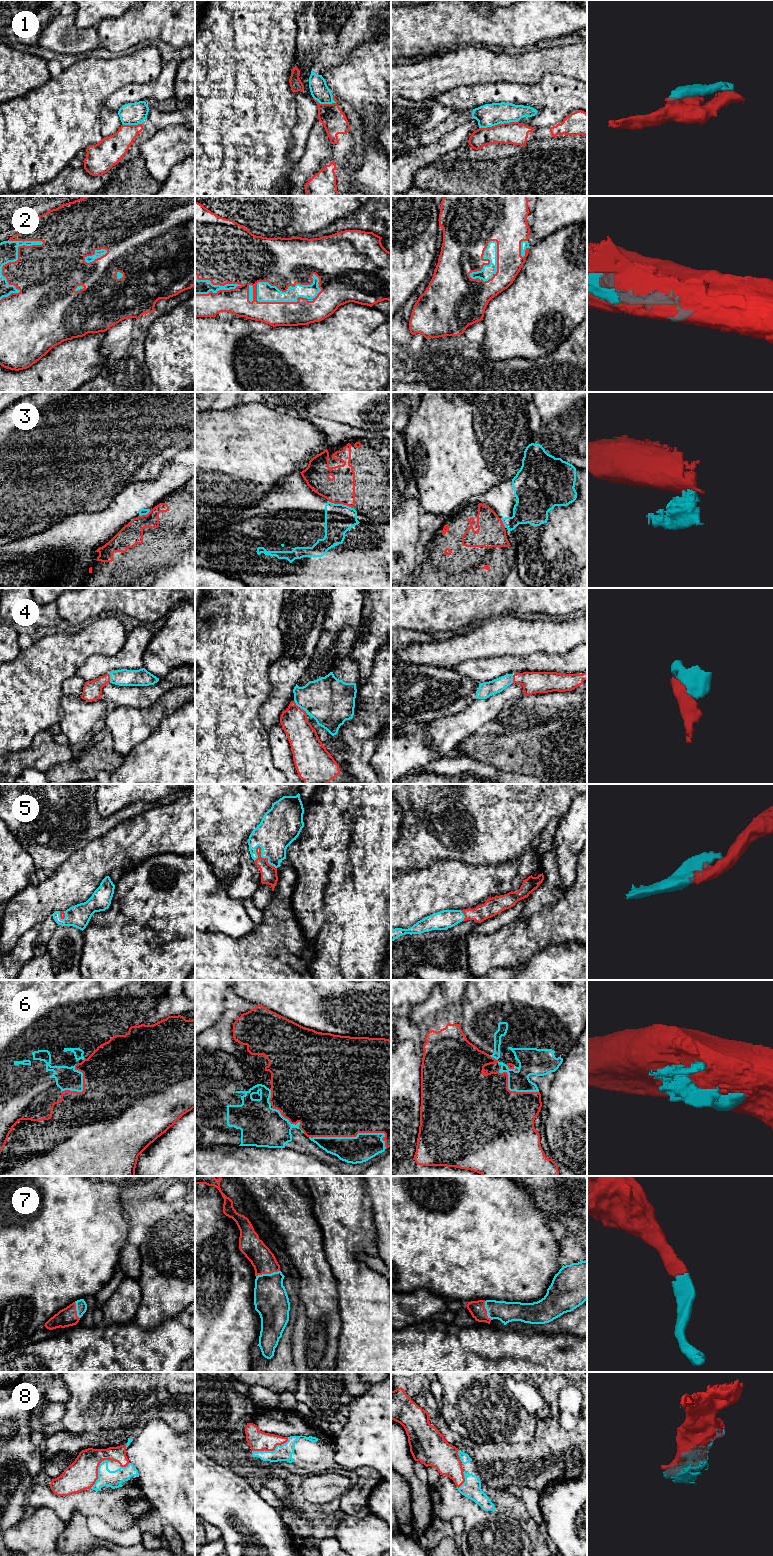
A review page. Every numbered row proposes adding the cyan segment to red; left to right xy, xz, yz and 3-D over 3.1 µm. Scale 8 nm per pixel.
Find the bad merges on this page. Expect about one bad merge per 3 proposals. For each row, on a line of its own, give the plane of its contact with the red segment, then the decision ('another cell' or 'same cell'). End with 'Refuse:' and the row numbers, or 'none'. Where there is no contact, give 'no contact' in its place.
1: yz | another cell
2: xz | same cell
3: xz | another cell
4: xz | same cell
5: xz | same cell
6: xz | same cell
7: xz | same cell
8: xz | same cell
Refuse: 1, 3

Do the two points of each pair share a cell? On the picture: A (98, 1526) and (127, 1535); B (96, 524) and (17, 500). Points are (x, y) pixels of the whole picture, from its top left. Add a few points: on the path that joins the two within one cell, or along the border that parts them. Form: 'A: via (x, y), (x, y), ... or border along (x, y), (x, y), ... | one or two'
A: via (105, 1532), (111, 1535), (120, 1535) | one
B: border along (110, 503), (101, 510), (89, 514) | two

